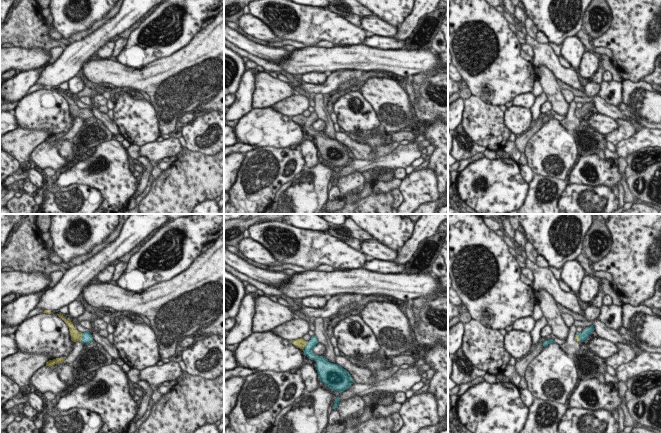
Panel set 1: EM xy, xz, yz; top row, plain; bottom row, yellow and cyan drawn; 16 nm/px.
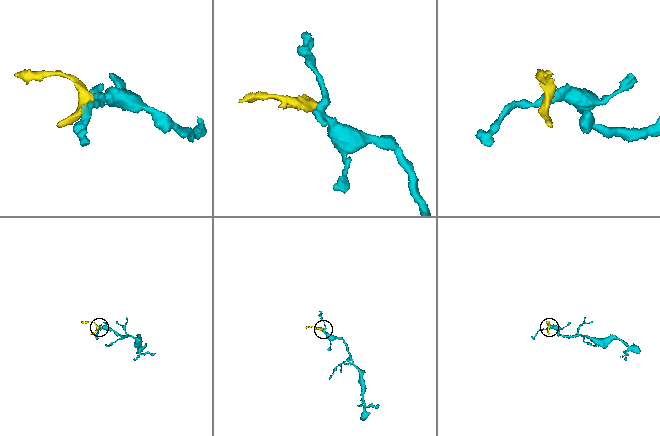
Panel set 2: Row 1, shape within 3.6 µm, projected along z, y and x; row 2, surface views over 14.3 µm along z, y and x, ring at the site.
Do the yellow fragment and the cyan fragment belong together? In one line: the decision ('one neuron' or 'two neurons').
one neuron

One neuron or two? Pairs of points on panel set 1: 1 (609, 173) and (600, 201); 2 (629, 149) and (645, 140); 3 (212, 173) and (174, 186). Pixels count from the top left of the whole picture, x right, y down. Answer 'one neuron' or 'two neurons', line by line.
1: two neurons
2: one neuron
3: one neuron

